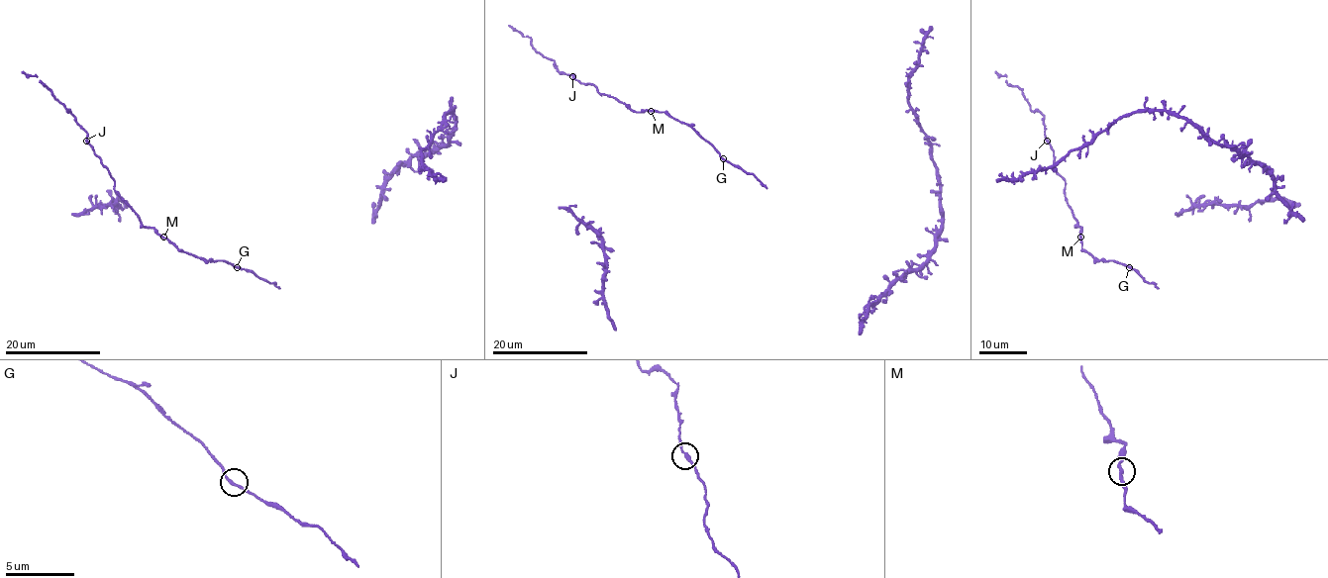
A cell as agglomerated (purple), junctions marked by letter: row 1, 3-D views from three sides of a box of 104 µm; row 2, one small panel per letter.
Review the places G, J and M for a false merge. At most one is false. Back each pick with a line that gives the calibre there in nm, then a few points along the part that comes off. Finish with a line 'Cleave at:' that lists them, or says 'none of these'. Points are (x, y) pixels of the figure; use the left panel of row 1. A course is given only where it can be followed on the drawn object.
Cleave at: none of these

